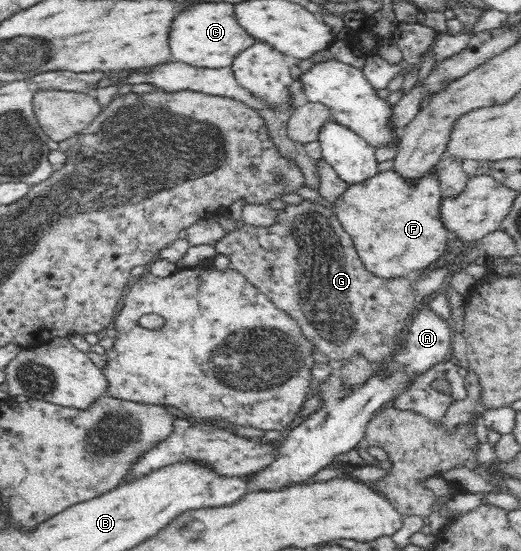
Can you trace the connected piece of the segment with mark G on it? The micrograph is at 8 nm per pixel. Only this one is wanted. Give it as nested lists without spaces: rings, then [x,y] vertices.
[[[305,200],[300,205],[289,204],[278,212],[280,218],[271,227],[244,224],[240,230],[225,234],[213,244],[217,254],[229,256],[230,269],[243,274],[277,308],[297,321],[302,334],[318,352],[326,354],[331,360],[349,362],[363,356],[367,362],[377,365],[392,358],[402,346],[400,335],[419,313],[415,286],[407,277],[384,279],[365,269],[351,237],[343,229],[334,210]]]

